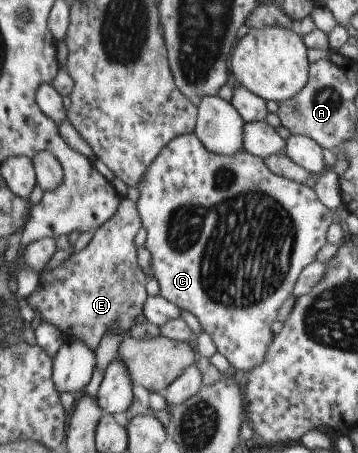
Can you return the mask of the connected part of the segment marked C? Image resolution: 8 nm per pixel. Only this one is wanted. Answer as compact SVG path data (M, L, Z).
M194 132L183 133L175 137L162 150L154 163L150 164L142 181L138 184L138 192L138 209L147 232L145 246L152 254L154 276L160 287L159 294L179 308L191 312L200 323L201 330L208 334L213 341L216 352L222 354L235 370L250 371L254 366L263 362L266 357L267 347L274 336L269 326L277 318L277 310L287 296L292 294L296 278L303 267L314 260L319 248L326 243L325 232L327 232L329 224L335 221L333 212L317 200L312 188L269 172L262 158L253 156L243 149L239 149L238 152L229 156L215 154L202 145Z

